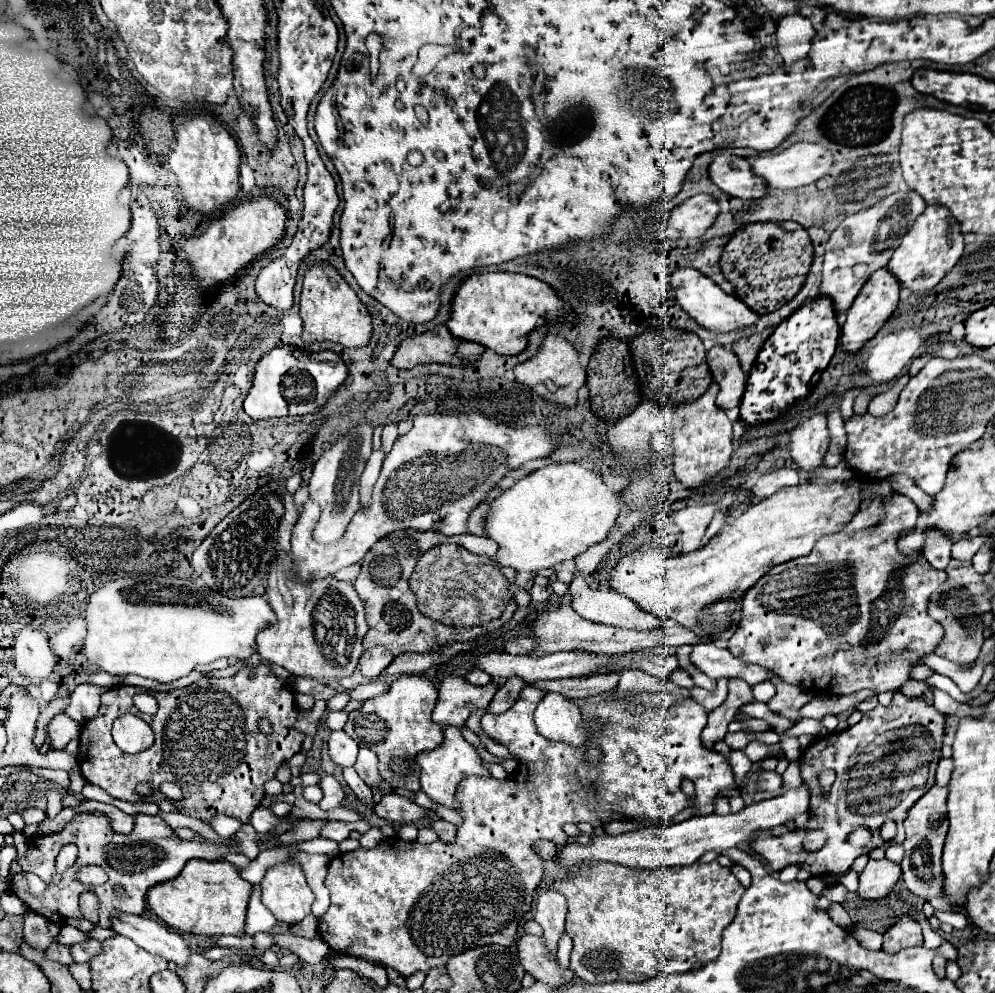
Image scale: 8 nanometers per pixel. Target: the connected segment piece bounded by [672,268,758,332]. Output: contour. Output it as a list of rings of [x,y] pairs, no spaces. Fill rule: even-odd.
[[[676,268],[672,272],[672,290],[676,302],[688,312],[688,316],[692,316],[704,328],[730,332],[736,328],[752,326],[758,320],[758,314],[750,310],[738,296],[722,292],[718,284],[714,284],[708,276],[704,276],[696,268]]]

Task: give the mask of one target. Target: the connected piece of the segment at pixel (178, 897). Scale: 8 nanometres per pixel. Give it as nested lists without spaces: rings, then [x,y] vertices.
[[[192,860],[184,870],[164,886],[154,886],[148,892],[148,906],[162,918],[168,926],[198,934],[198,936],[246,936],[246,908],[254,886],[240,876],[240,870],[226,862],[202,862]]]

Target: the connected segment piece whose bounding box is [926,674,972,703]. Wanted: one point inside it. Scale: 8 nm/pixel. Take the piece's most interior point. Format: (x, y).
(944, 683)

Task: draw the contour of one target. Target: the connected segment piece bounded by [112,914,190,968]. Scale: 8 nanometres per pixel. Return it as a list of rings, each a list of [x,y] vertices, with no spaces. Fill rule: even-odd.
[[[116,914],[116,918],[112,920],[112,930],[116,930],[116,934],[128,936],[146,952],[174,962],[178,968],[186,968],[188,964],[190,950],[184,938],[156,920],[134,914]]]

